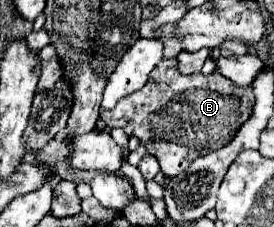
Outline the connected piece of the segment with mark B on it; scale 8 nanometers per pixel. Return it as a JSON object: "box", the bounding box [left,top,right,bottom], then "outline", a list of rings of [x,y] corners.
{"box":[101,58,255,178],"outline":[[[165,58],[151,72],[149,82],[141,90],[121,98],[117,106],[103,112],[101,118],[109,128],[123,128],[127,134],[135,134],[147,152],[159,160],[161,172],[173,178],[187,170],[195,158],[227,146],[227,142],[235,138],[239,126],[251,116],[253,104],[255,96],[251,88],[235,86],[219,72],[209,76],[183,76],[177,70],[177,58]]]}

